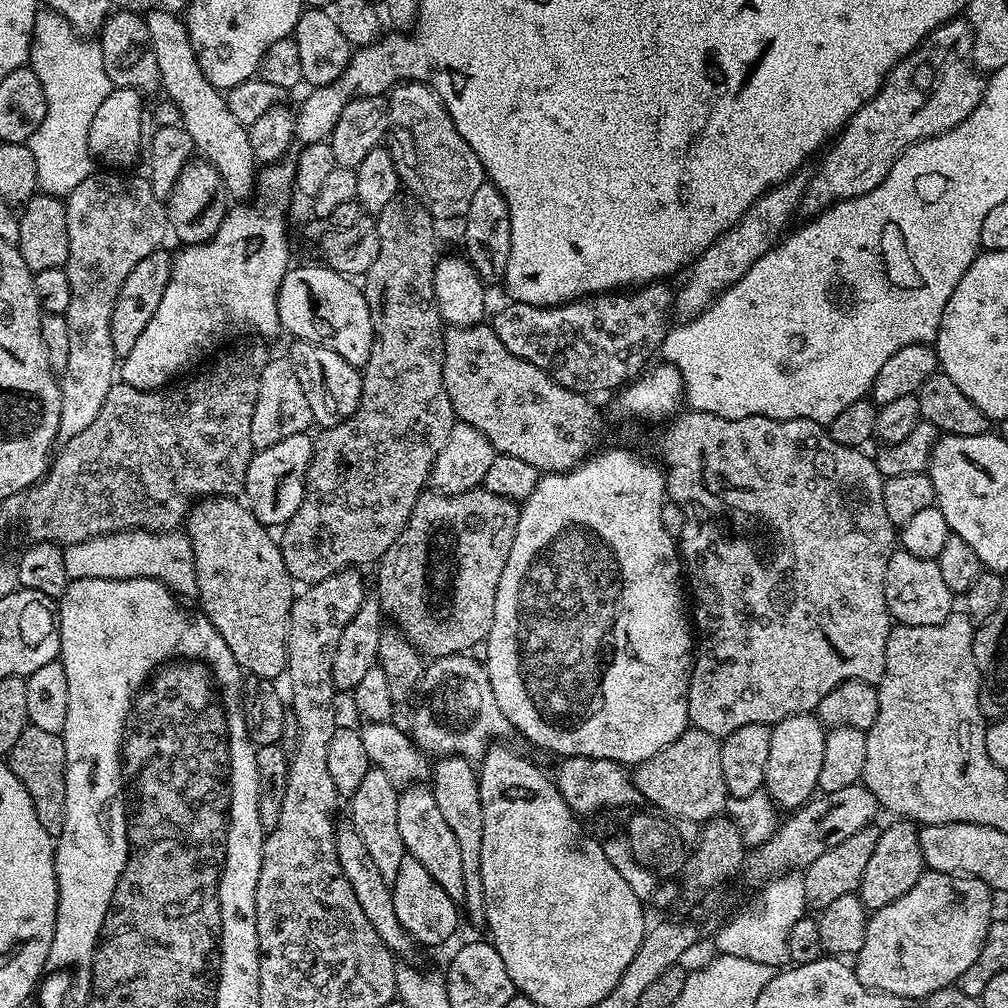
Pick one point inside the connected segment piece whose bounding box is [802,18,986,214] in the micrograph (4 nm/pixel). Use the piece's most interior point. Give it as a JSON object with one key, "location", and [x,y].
{"location":[936,87]}

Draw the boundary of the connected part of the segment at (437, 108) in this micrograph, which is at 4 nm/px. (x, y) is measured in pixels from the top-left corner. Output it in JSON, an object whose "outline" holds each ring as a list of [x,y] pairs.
{"outline":[[[404,82],[391,89],[387,105],[390,127],[386,133],[386,144],[394,158],[394,166],[398,166],[401,185],[411,195],[418,197],[437,221],[464,217],[470,210],[470,202],[478,186],[486,183],[486,173],[478,154],[474,154],[466,138],[458,134],[440,95],[427,84]]]}

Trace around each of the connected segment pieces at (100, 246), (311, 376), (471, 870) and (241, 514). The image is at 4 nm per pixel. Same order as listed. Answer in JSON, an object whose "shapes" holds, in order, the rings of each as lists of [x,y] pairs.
{"shapes":[[[[93,174],[88,176],[86,182],[81,182],[79,186],[74,186],[74,190],[66,197],[64,209],[66,210],[66,230],[68,231],[68,241],[70,242],[68,263],[63,267],[64,273],[70,278],[70,306],[67,312],[64,313],[66,326],[70,326],[70,358],[66,361],[66,370],[59,377],[60,413],[58,414],[56,439],[60,442],[74,438],[74,434],[82,434],[82,430],[86,430],[86,426],[90,426],[90,422],[94,422],[95,416],[98,415],[98,410],[102,410],[102,402],[106,402],[106,394],[110,394],[113,383],[118,376],[118,358],[114,354],[114,342],[110,342],[110,314],[114,314],[114,302],[118,298],[118,290],[122,290],[122,282],[126,282],[126,278],[130,275],[130,270],[134,270],[134,266],[138,262],[142,262],[142,258],[146,258],[146,254],[157,251],[163,245],[160,243],[163,242],[164,235],[169,235],[170,232],[168,209],[165,201],[156,197],[150,182],[143,175],[99,176],[99,174]]],[[[296,340],[293,343],[290,359],[298,370],[298,382],[302,382],[302,390],[306,390],[306,402],[310,402],[313,421],[321,429],[333,428],[344,420],[348,420],[358,410],[362,398],[361,369],[356,368],[342,354],[334,354],[334,350],[326,350],[326,346],[312,344],[309,340]]],[[[449,755],[437,759],[430,772],[430,787],[434,794],[434,802],[438,802],[438,810],[442,813],[443,820],[450,825],[450,830],[458,841],[458,851],[462,853],[462,876],[466,882],[463,905],[468,906],[468,914],[473,922],[478,926],[483,925],[482,802],[477,769],[471,759],[462,756]]],[[[210,496],[201,499],[192,505],[186,521],[186,535],[189,542],[192,543],[194,566],[198,574],[199,611],[214,626],[214,630],[218,630],[218,634],[222,634],[226,646],[230,646],[230,654],[234,654],[234,658],[241,670],[247,673],[248,676],[257,676],[258,678],[275,681],[277,679],[276,676],[283,677],[285,675],[288,666],[288,631],[290,630],[290,614],[292,613],[292,602],[294,599],[294,591],[292,592],[294,581],[291,574],[286,570],[286,562],[282,562],[282,554],[280,553],[277,537],[275,535],[271,536],[268,532],[271,531],[265,525],[260,524],[258,518],[254,518],[254,514],[248,509],[247,503],[230,496]]]]}

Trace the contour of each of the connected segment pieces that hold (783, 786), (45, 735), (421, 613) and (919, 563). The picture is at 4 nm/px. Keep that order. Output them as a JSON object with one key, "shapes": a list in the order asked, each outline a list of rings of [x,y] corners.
{"shapes":[[[[815,715],[791,716],[771,725],[770,758],[766,758],[764,788],[772,803],[781,809],[795,810],[807,804],[817,791],[818,773],[822,771],[826,729]]],[[[29,724],[18,734],[18,742],[14,742],[12,749],[6,753],[8,769],[26,786],[26,794],[34,802],[34,814],[38,814],[38,822],[42,822],[42,830],[53,838],[59,838],[62,834],[62,826],[66,826],[66,746],[61,733],[50,730],[38,730],[38,726]]],[[[483,486],[466,490],[465,493],[446,494],[437,490],[425,490],[420,493],[418,502],[414,502],[414,510],[410,510],[410,518],[406,526],[398,534],[398,538],[386,550],[386,554],[378,562],[376,572],[375,595],[378,597],[380,607],[385,613],[390,612],[395,618],[401,632],[405,633],[408,641],[415,648],[420,649],[425,657],[458,656],[467,654],[475,643],[487,641],[490,626],[494,622],[494,598],[498,594],[498,582],[502,578],[502,570],[506,570],[506,558],[510,558],[510,546],[514,546],[514,534],[518,526],[521,505],[515,500],[504,498],[498,494],[490,494]]],[[[903,550],[892,553],[886,566],[884,583],[886,606],[896,624],[906,626],[938,626],[944,623],[954,611],[954,593],[942,579],[942,570],[935,560],[914,558],[914,554]]]]}

